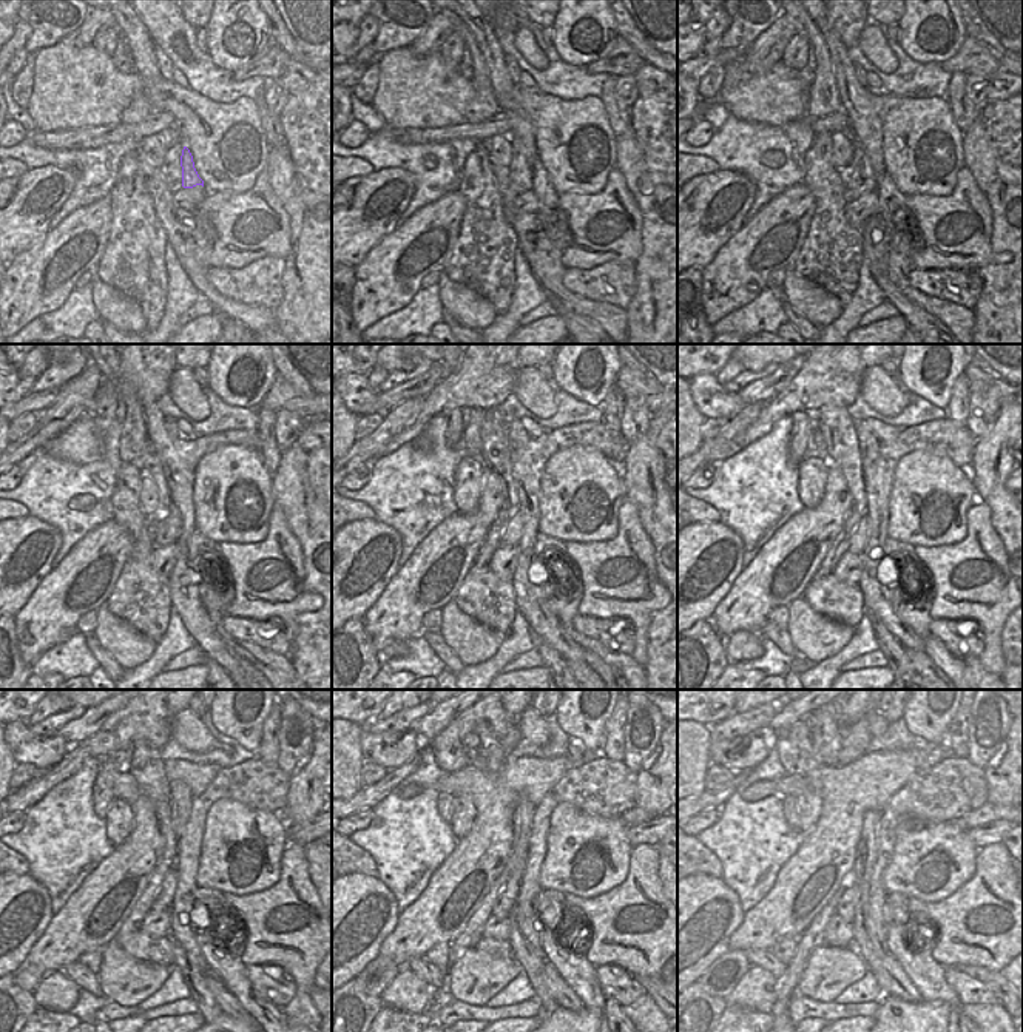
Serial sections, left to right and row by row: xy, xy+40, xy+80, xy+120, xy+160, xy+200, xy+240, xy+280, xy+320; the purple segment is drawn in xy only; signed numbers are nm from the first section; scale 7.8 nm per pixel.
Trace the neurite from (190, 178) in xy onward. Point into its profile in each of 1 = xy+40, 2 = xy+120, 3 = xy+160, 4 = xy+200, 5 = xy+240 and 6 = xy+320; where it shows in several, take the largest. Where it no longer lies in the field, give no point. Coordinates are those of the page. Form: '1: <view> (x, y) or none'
1: xy+40 (548, 198)
2: xy+120 (199, 545)
3: xy+160 (543, 543)
4: xy+200 (891, 545)
5: xy+240 (229, 969)
6: xy+320 (914, 954)

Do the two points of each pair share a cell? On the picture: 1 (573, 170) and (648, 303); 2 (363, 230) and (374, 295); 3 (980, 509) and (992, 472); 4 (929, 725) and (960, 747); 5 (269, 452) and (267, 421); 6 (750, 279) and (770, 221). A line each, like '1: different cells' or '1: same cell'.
1: different cells
2: different cells
3: different cells
4: different cells
5: same cell
6: same cell

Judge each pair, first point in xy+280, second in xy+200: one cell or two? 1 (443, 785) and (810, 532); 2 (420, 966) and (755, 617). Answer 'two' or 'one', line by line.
1: one
2: two

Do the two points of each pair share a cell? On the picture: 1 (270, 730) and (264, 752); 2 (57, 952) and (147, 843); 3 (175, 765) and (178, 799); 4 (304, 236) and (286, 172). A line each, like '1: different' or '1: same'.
1: same
2: same
3: different
4: same

